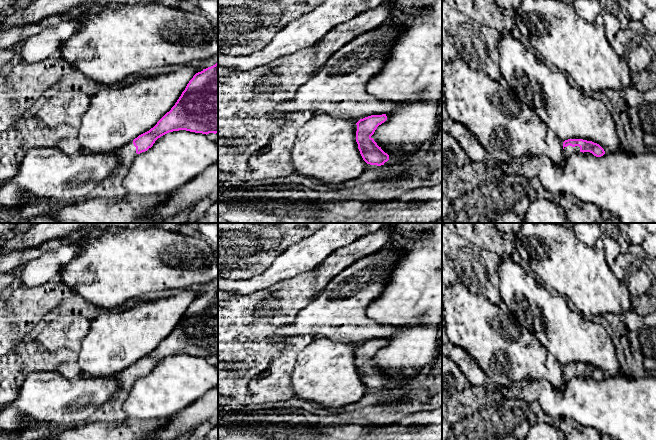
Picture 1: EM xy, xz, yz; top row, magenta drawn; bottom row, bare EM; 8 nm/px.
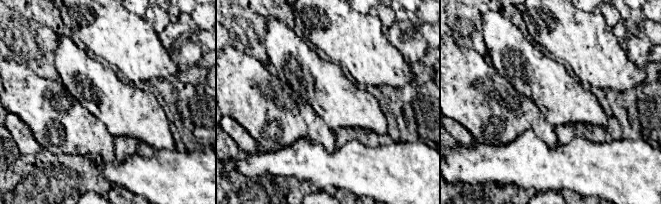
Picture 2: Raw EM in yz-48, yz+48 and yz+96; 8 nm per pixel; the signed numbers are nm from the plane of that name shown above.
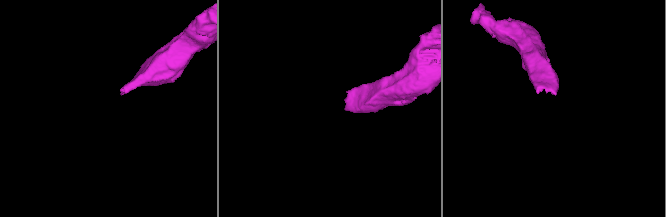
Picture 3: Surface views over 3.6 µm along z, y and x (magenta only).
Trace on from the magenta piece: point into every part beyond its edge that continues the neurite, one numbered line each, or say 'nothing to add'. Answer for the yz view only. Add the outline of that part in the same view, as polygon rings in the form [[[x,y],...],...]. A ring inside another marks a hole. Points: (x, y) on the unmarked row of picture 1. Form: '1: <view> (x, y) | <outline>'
1: yz (569, 374) | [[[569,369],[567,371],[564,371],[563,376],[565,382],[569,382],[571,379],[580,376],[580,371],[579,370],[572,371]]]

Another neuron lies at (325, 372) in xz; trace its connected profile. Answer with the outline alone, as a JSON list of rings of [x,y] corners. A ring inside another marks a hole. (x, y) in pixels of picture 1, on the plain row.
[[[325,337],[314,339],[297,356],[292,372],[293,394],[302,400],[319,403],[328,411],[360,400],[367,387],[356,366],[355,350],[359,344],[334,342]]]

